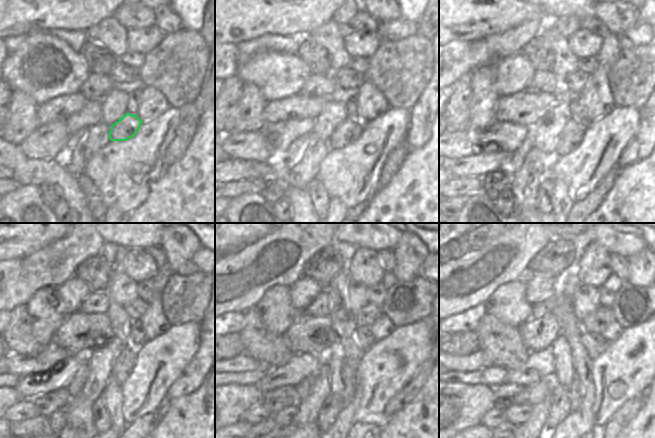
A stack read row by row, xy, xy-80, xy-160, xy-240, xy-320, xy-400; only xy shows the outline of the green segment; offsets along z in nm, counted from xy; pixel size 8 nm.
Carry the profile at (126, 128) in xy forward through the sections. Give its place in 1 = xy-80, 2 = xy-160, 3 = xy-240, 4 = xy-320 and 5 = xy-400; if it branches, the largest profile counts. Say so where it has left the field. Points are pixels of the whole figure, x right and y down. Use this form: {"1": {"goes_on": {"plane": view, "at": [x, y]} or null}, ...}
{"1": {"goes_on": {"plane": "xy-80", "at": [349, 131]}}, "2": {"goes_on": {"plane": "xy-160", "at": [572, 134]}}, "3": {"goes_on": {"plane": "xy-240", "at": [124, 362]}}, "4": {"goes_on": {"plane": "xy-320", "at": [349, 368]}}, "5": {"goes_on": {"plane": "xy-400", "at": [575, 389]}}}

